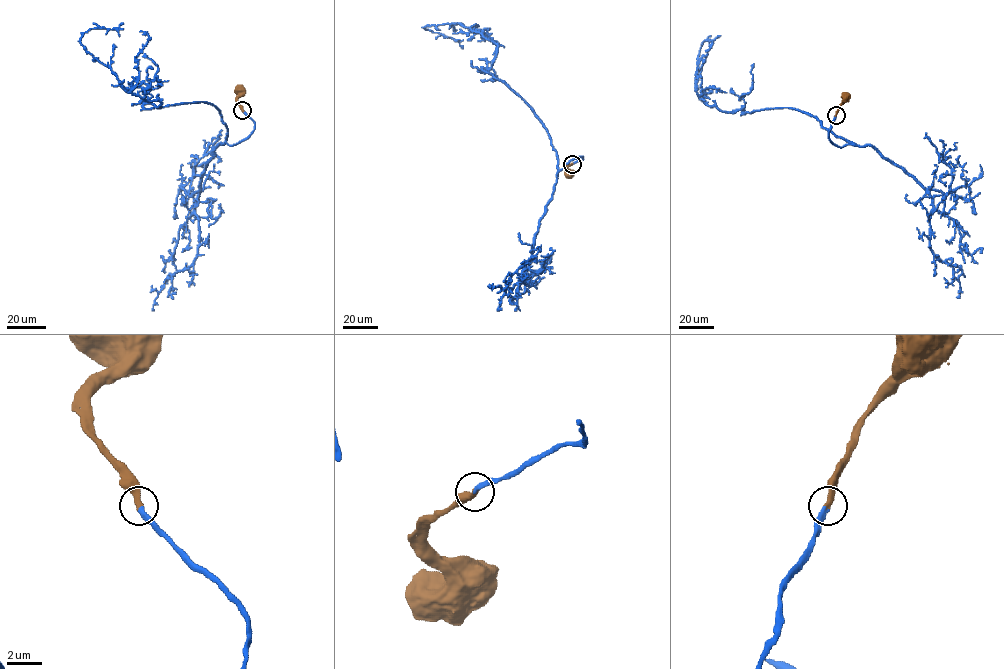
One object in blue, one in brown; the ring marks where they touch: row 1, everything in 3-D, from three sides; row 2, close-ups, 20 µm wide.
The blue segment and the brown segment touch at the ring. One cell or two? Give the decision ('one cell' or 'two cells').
one cell

